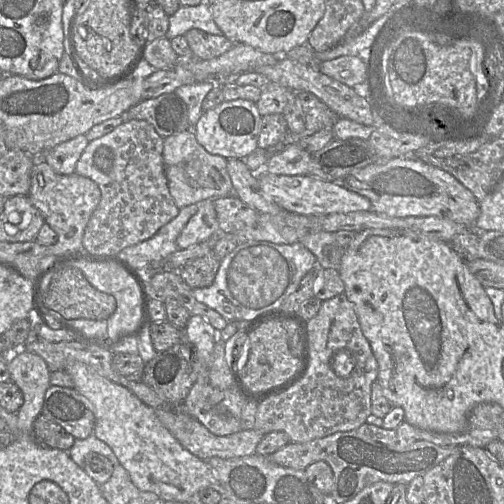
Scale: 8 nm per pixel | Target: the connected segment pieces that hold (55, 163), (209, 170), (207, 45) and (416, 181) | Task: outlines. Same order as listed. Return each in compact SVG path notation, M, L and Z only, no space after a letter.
M84 134L78 135L48 149L40 158L56 173L70 175L75 173L76 164L88 143Z
M192 128L164 138L163 163L168 190L179 209L206 199L234 195L227 159L207 152L198 143Z
M190 29L185 34L196 59L209 60L227 52L234 44L224 35L208 34L200 29Z
M396 157L369 164L340 181L347 189L368 198L371 211L390 217L436 216L473 226L480 215L480 205L470 190L448 172L420 159Z

